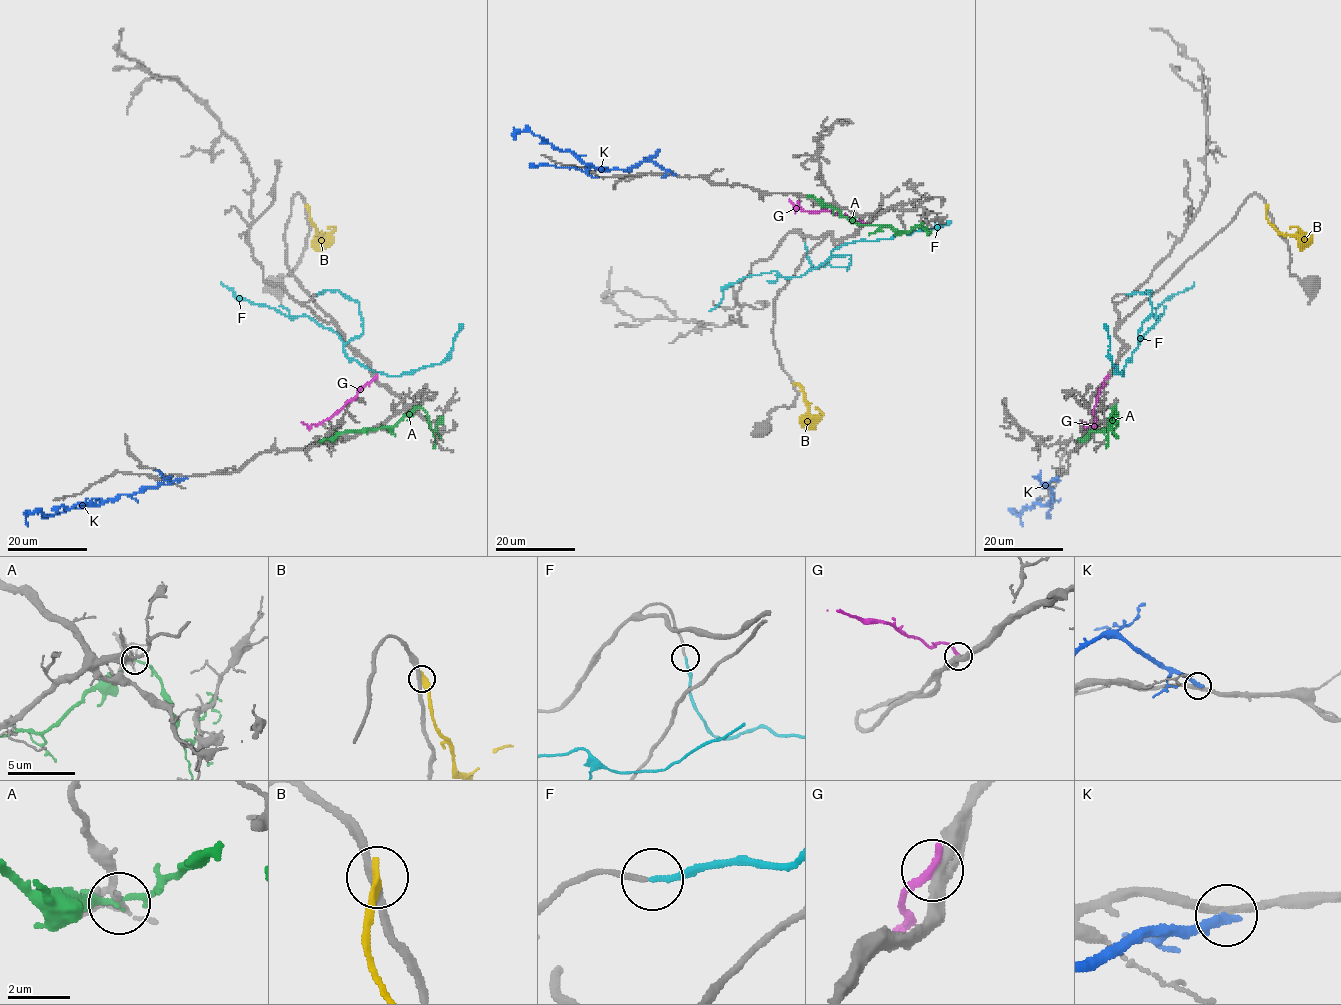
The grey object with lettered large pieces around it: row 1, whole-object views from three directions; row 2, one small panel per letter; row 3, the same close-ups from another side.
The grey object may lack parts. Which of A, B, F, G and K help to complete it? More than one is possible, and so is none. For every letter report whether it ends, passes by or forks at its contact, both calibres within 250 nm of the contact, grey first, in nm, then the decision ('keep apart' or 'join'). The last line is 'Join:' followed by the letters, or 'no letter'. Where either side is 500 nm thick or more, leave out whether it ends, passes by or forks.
A: it forks; calibres 100 and 180 nm; keep apart
B: it ends; calibres 240 and 340 nm; keep apart
F: it ends; calibres 160 and 180 nm; join
G: it ends; calibres 440 and 320 nm; keep apart
K: it ends; calibres 240 and 320 nm; keep apart
Join: F

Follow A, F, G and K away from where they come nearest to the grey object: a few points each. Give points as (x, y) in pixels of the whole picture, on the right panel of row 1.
A: (1115, 406), (1108, 427), (1091, 431), (1078, 441)
F: (1127, 294), (1150, 290), (1152, 312), (1138, 332), (1138, 345), (1122, 376), (1108, 353), (1104, 323)
G: (1107, 376), (1097, 396), (1093, 411), (1095, 421), (1091, 426), (1082, 422)
K: (1057, 477), (1043, 483), (1052, 491), (1045, 504), (1033, 503), (1017, 515), (1014, 512), (1021, 525)

